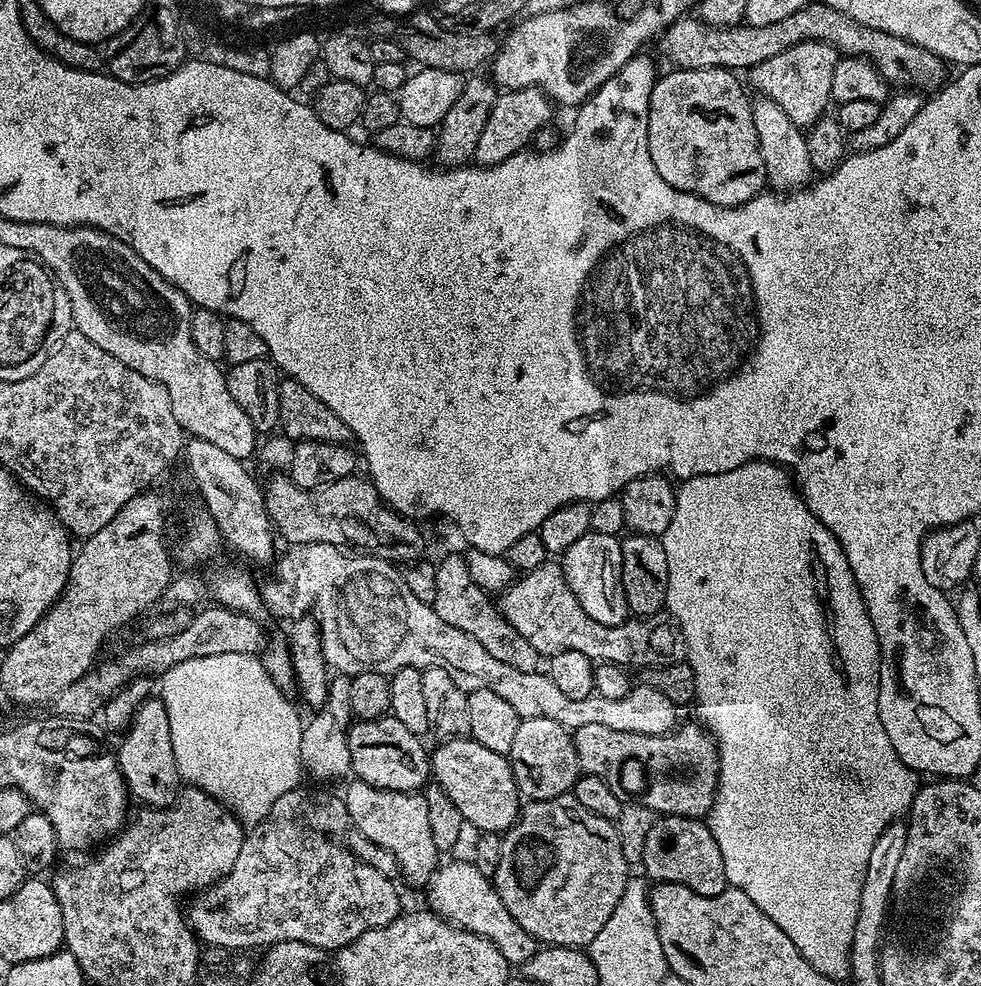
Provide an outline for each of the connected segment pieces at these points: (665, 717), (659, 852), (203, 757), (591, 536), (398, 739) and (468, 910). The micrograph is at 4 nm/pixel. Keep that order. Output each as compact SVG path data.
M297 544L291 551L288 561L280 568L280 580L263 585L264 607L269 613L287 618L299 618L310 609L311 615L316 617L316 623L320 625L328 667L337 673L348 677L367 672L388 676L403 668L441 668L467 693L479 688L494 690L494 694L499 694L509 706L514 706L520 717L554 718L554 722L569 730L597 724L607 726L609 730L661 736L677 727L678 705L670 702L662 690L634 686L622 698L602 698L595 694L586 698L566 698L562 689L543 671L523 672L514 670L514 666L506 666L506 662L498 662L498 658L494 658L494 654L487 652L480 643L474 642L470 634L458 630L458 626L450 626L450 622L442 622L431 604L414 598L414 594L410 594L404 585L401 573L395 572L392 569L395 567L387 560L379 560L367 554L353 554L343 548L335 548L333 544Z
M667 814L657 818L654 826L650 826L650 835L646 838L643 868L645 872L643 875L649 881L681 884L694 890L694 894L703 896L717 896L729 887L722 862L722 850L718 850L714 834L708 829L707 823L700 818Z
M214 654L214 658L190 658L186 662L178 662L169 672L163 673L158 680L158 698L166 706L166 718L170 718L170 746L174 746L174 762L180 771L180 779L185 785L199 788L201 792L210 794L220 804L224 804L231 810L240 823L245 826L255 826L290 790L294 790L301 783L300 774L302 767L299 756L299 747L302 739L302 717L296 713L294 705L288 701L289 697L266 674L263 659L252 654Z
M589 530L562 554L564 577L574 590L574 598L594 618L594 622L602 622L602 626L618 626L629 619L626 606L626 594L622 590L622 550L620 540L610 534L598 534Z
M386 715L376 720L356 720L347 729L351 775L355 779L366 782L372 788L381 788L391 792L420 792L430 780L430 752L424 749L424 740L421 737L410 734L398 718Z
M452 860L447 863L437 867L436 873L426 885L427 907L449 924L478 934L483 940L498 946L502 958L506 958L509 965L521 966L526 963L537 952L538 941L526 934L526 930L522 930L514 918L510 918L506 906L502 906L502 898L498 898L493 881L484 876L474 862Z

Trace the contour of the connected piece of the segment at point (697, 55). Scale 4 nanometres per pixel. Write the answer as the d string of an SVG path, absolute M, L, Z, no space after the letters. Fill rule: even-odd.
M820 2L820 4L805 3L802 10L794 10L794 14L786 14L786 18L782 18L778 22L770 22L770 26L750 26L743 22L727 26L713 26L705 24L699 18L688 19L681 18L674 21L658 37L658 45L660 44L661 50L676 63L673 65L677 69L726 68L741 70L740 68L744 68L744 70L751 70L754 66L766 62L766 58L774 58L774 54L782 54L782 50L786 50L790 46L798 46L804 40L817 40L823 44L831 44L841 57L858 56L867 60L869 64L875 66L877 72L880 73L880 78L896 90L923 90L925 93L931 94L937 91L946 80L946 75L944 76L945 61L940 60L934 54L930 54L930 50L926 50L917 44L911 44L900 36L882 30L874 30L870 26L854 22L846 14L838 11L837 8L831 8L827 2Z

